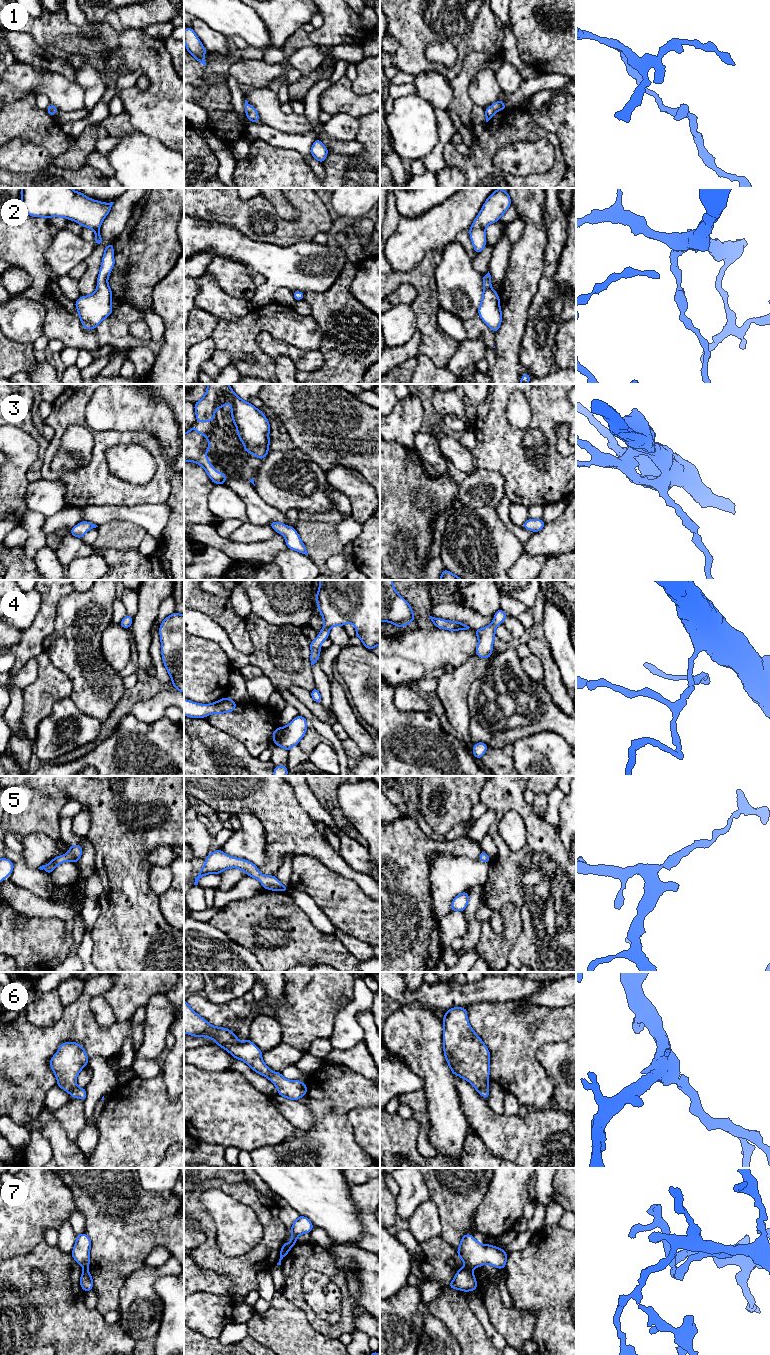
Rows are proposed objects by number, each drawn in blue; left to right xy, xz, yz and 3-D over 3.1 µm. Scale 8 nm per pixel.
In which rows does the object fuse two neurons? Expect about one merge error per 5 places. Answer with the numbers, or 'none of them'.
7

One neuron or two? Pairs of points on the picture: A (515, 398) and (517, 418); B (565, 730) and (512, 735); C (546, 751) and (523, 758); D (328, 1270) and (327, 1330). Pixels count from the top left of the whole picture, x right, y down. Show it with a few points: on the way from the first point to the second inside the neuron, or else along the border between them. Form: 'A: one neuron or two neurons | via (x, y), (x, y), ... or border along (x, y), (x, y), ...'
A: one neuron | via (517, 403), (517, 413)
B: one neuron | via (552, 725), (535, 725), (525, 730)
C: one neuron | via (540, 757), (529, 758)
D: one neuron | via (343, 1287), (346, 1296), (346, 1319), (344, 1321)

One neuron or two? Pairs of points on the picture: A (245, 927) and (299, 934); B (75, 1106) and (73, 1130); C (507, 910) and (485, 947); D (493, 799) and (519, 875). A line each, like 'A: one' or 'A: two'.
A: one
B: one
C: one
D: one

